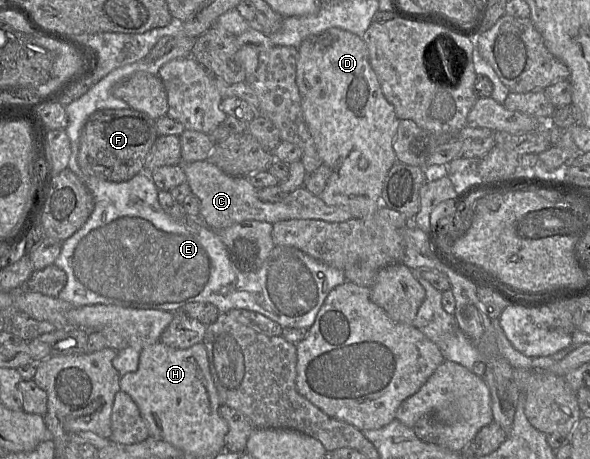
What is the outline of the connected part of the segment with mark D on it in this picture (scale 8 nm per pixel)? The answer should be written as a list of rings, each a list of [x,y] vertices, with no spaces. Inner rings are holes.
[[[333,27],[319,34],[307,37],[305,40],[302,41],[302,43],[297,49],[298,57],[296,66],[296,83],[301,97],[301,107],[304,119],[307,124],[307,128],[314,140],[317,152],[323,161],[323,164],[327,165],[331,170],[331,176],[327,182],[327,185],[322,194],[318,197],[329,206],[339,206],[345,210],[348,210],[353,216],[352,219],[363,219],[366,217],[372,217],[376,212],[377,208],[381,206],[381,193],[384,180],[389,170],[397,161],[396,154],[393,149],[393,141],[397,132],[398,118],[396,116],[393,105],[390,104],[383,95],[377,75],[370,65],[369,53],[366,43],[364,42],[362,37],[354,33]],[[360,158],[367,159],[368,167],[366,170],[359,168],[358,160]]]

